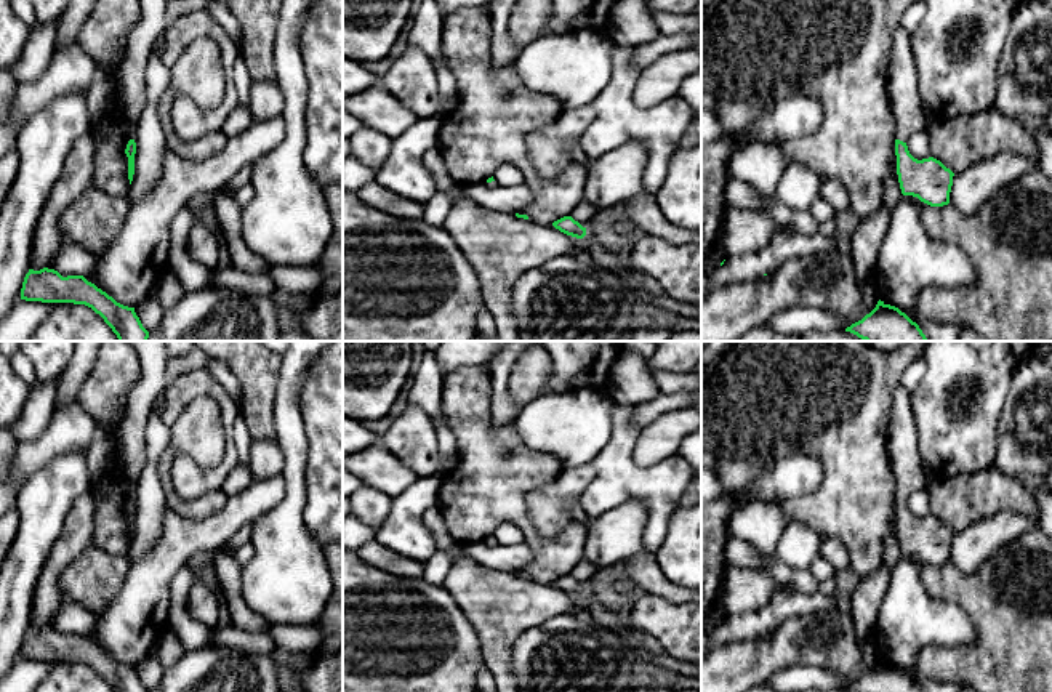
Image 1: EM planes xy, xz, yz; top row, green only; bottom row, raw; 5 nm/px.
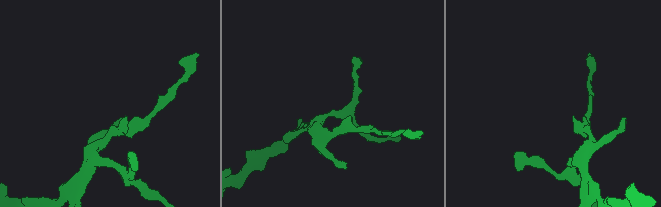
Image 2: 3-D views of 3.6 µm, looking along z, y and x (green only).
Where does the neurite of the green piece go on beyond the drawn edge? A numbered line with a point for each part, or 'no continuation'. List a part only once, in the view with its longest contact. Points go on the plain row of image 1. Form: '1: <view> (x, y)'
1: yz (910, 471)

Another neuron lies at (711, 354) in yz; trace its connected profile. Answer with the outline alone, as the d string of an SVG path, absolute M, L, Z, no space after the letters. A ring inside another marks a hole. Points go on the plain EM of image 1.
M709 341L706 344L701 351L701 364L706 370L713 370L719 364L730 344L732 341Z

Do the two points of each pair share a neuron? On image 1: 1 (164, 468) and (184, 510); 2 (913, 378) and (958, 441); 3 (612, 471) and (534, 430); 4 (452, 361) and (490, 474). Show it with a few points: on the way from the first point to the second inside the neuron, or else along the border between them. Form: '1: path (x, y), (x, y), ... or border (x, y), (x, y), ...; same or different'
1: path (165, 478), (170, 495), (175, 500); same
2: border (924, 358), (924, 375), (910, 394); different
3: border (610, 426), (607, 446), (591, 463); different
4: border (484, 364), (460, 367), (444, 374); different

